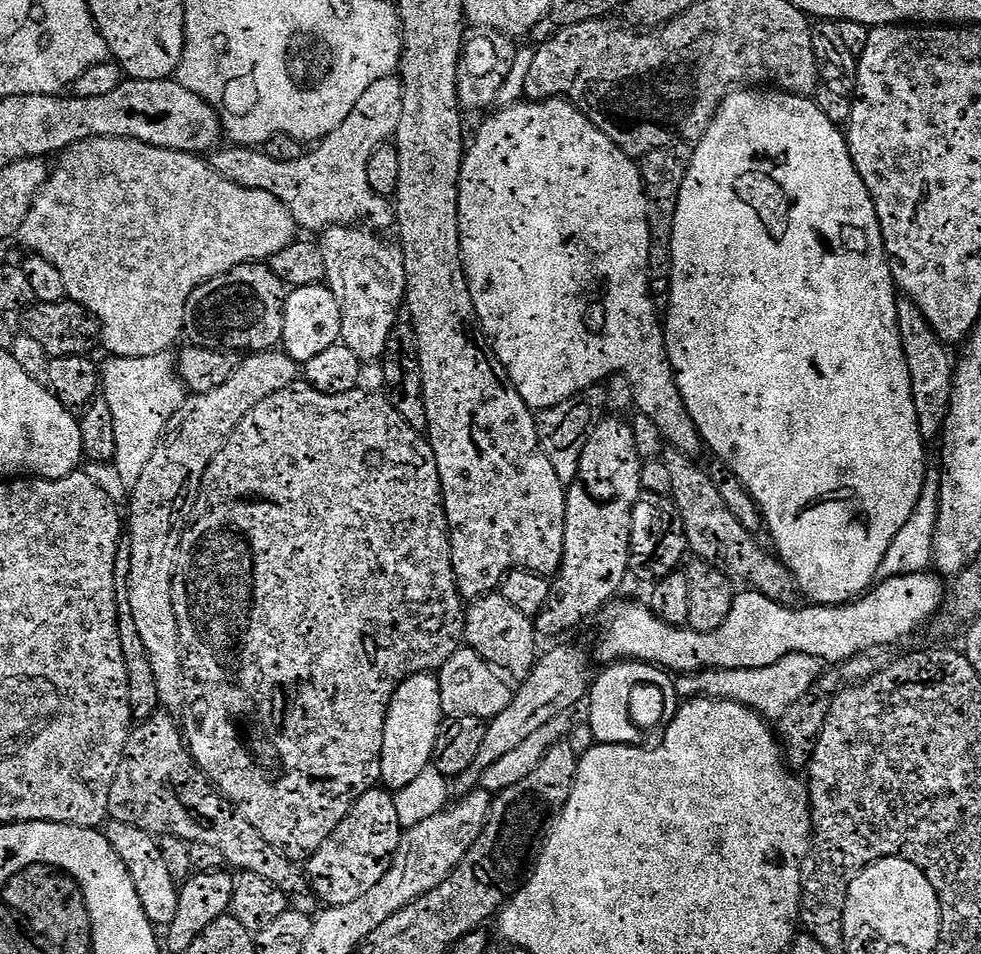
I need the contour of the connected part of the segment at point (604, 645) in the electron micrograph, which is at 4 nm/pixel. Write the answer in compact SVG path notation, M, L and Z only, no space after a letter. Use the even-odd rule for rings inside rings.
M931 571L915 572L905 576L895 576L889 580L880 580L863 596L847 604L822 604L796 609L787 608L787 603L771 600L760 592L737 591L732 597L730 618L726 618L726 622L722 622L722 626L718 626L718 630L713 632L696 632L687 626L662 622L644 602L640 604L635 604L632 600L626 601L625 604L616 602L603 613L604 621L601 622L600 629L596 632L596 656L601 660L600 664L604 666L617 661L640 661L644 664L655 665L672 674L673 672L676 672L675 674L702 672L706 668L725 668L726 670L765 668L774 666L774 662L795 652L818 658L828 666L839 666L844 661L854 658L859 652L865 652L871 648L896 646L899 640L914 635L931 616L933 619L939 613L946 595L946 584L944 588L943 583L945 584L945 581Z

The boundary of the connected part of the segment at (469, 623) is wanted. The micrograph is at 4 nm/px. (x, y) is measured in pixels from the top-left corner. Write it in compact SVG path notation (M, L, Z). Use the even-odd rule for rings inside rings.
M499 594L481 596L467 605L464 613L464 640L467 647L474 649L486 663L509 677L523 678L530 675L538 659L535 623L529 616L522 614L522 610L514 610L514 606L510 606L510 602L506 602L506 598Z

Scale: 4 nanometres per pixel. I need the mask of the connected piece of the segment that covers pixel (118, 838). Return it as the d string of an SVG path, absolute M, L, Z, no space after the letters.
M113 819L103 825L102 831L110 846L114 846L114 854L118 854L126 870L130 870L130 878L134 878L134 890L138 890L138 902L142 902L146 918L150 918L150 922L157 929L167 929L168 924L174 922L176 917L180 890L178 882L166 866L166 858L162 858L159 839L146 830L138 830L138 826L130 826L126 822Z

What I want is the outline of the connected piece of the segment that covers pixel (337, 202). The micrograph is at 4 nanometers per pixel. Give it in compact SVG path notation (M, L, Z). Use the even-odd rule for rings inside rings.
M395 75L374 82L374 86L358 98L354 110L350 110L350 118L319 141L313 152L312 149L305 151L298 162L274 162L252 146L224 146L211 153L210 163L219 176L238 186L274 194L274 198L290 210L297 229L319 234L326 228L356 226L361 222L372 230L391 229L393 205L370 186L368 163L380 144L387 144L395 137L398 122L402 122L403 93L404 87Z

